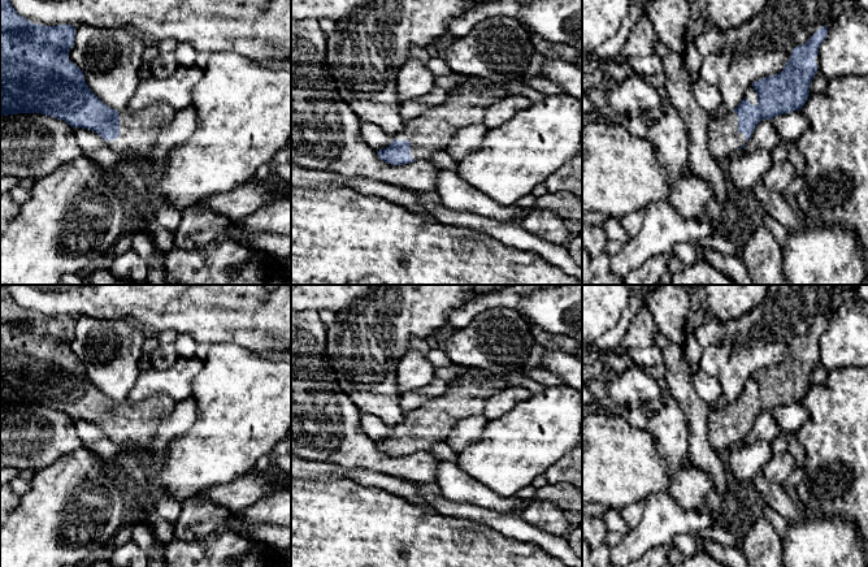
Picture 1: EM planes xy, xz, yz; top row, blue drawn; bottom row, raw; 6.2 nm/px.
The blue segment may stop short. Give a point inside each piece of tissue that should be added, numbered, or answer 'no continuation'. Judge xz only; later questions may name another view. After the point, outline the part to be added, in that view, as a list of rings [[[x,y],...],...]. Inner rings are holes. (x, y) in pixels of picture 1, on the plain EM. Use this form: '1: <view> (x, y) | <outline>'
1: xz (465, 397) | [[[489,372],[482,377],[461,373],[447,384],[443,395],[405,414],[404,420],[394,428],[396,432],[411,433],[413,451],[430,450],[459,421],[482,416],[487,398],[512,386],[502,375]]]

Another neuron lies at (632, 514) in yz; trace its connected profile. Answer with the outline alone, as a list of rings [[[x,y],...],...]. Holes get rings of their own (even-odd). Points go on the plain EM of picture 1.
[[[632,503],[619,510],[621,518],[630,529],[634,529],[642,520],[645,503]]]

